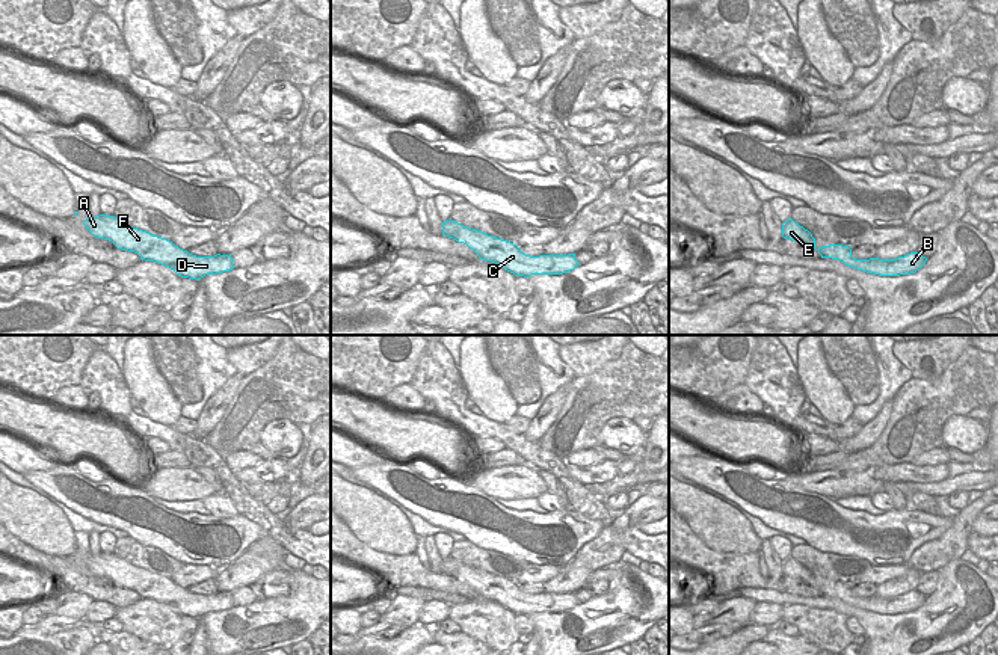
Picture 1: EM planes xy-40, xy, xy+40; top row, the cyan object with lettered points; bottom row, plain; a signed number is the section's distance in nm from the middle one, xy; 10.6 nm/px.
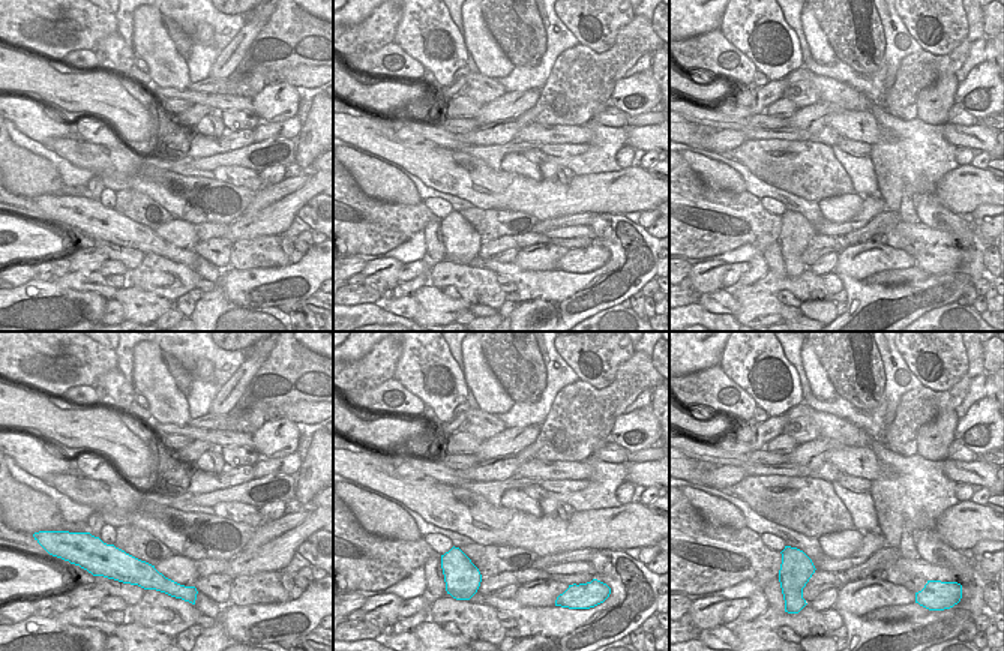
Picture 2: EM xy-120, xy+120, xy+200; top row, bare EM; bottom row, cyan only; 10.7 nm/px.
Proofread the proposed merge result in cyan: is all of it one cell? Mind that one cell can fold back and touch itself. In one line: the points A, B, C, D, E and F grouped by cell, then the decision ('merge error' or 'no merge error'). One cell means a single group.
A B C D F / E | merge error

